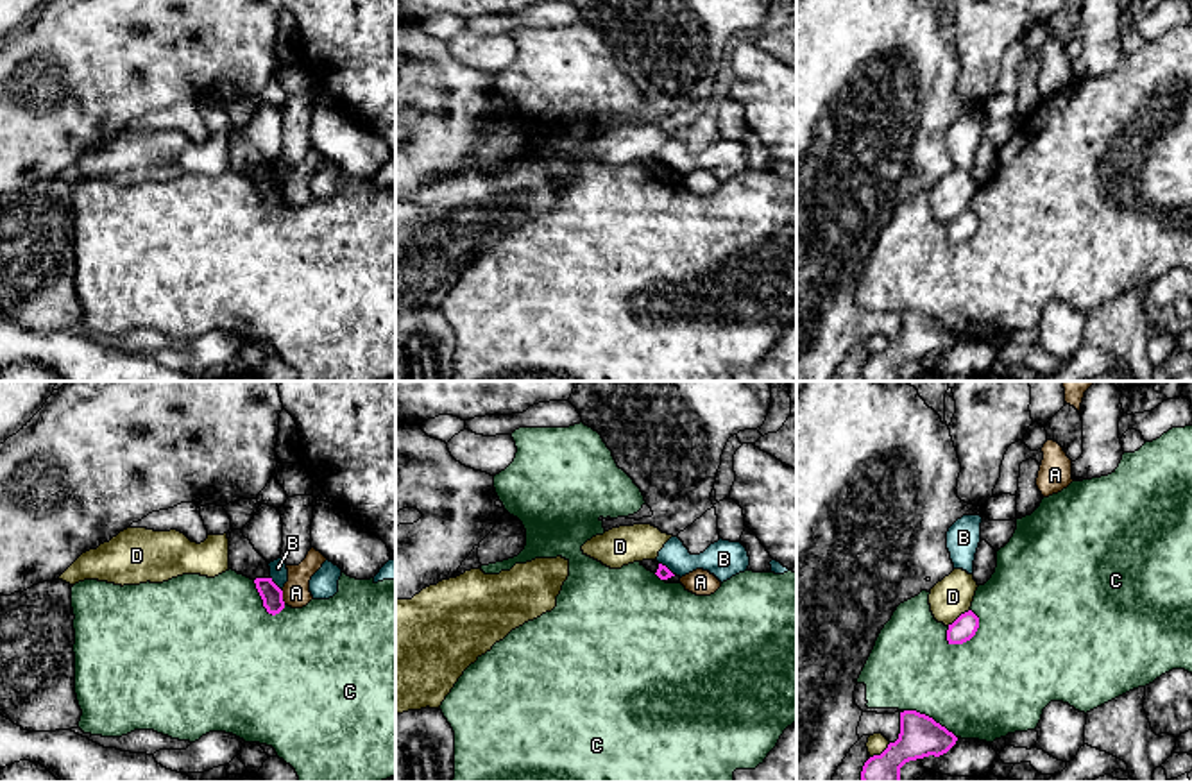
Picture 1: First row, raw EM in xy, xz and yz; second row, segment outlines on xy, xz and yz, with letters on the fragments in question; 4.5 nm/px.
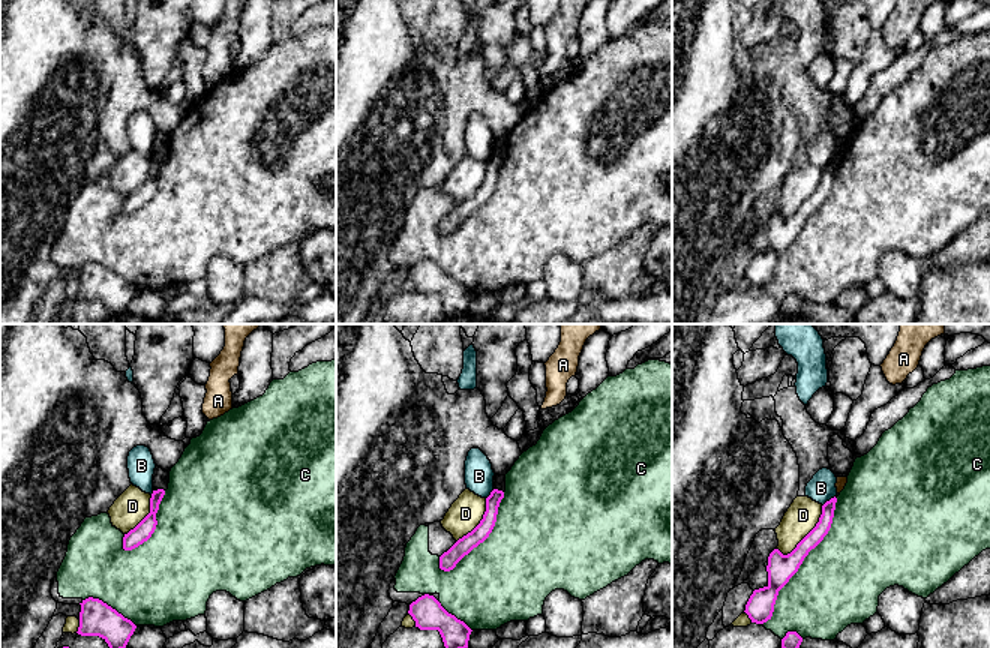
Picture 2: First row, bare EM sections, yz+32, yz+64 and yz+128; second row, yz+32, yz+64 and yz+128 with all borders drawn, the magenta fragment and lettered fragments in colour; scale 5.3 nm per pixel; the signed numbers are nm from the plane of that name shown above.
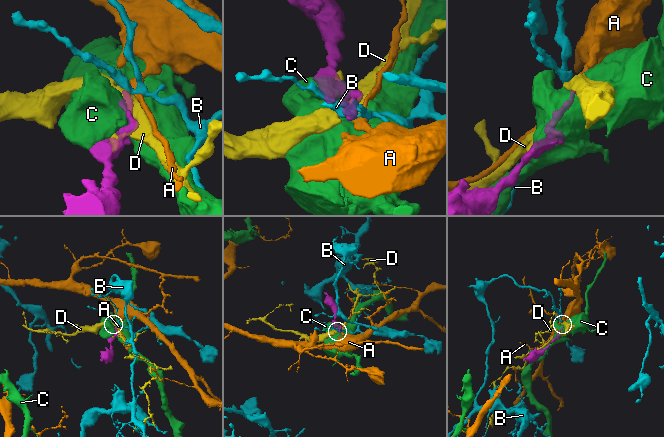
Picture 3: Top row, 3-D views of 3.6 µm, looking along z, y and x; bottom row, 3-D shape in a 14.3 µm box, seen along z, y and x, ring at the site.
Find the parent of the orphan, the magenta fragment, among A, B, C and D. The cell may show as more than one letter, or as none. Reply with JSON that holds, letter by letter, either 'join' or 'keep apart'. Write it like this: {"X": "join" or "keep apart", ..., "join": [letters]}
{"A": "keep apart", "B": "keep apart", "C": "keep apart", "D": "keep apart", "join": []}

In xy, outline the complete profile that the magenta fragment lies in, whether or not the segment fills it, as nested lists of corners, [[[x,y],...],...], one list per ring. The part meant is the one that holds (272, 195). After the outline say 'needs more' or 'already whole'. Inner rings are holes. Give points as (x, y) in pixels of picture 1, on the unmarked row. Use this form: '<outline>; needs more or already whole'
[[[229,129],[229,168],[251,177],[268,213],[276,215],[285,208],[283,190],[272,181],[268,161],[254,149],[242,129]]]; needs more

